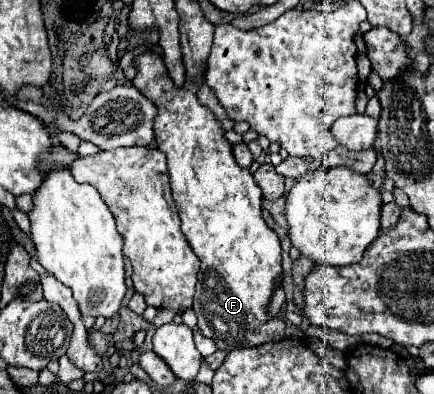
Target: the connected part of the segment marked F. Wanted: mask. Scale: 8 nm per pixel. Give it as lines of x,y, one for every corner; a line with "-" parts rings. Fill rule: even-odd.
145,51
143,55
135,57
133,65
137,73
131,79
131,85
135,85
157,107
157,115
153,119
155,143
157,149
163,151
167,157
169,185
181,217
181,231
189,241
193,253
201,261
197,291
193,299
193,311
199,319
199,331
205,337
213,339
223,351
231,351
235,347
257,347
267,341
281,341
285,337
285,323
275,317
269,319
265,311
275,289
275,277
283,273
281,243
277,233
269,229
261,217
261,189
253,181
251,171
235,163
231,143
225,139
225,129
215,119
213,111
201,105
193,91
175,87
163,65
163,59
157,53

